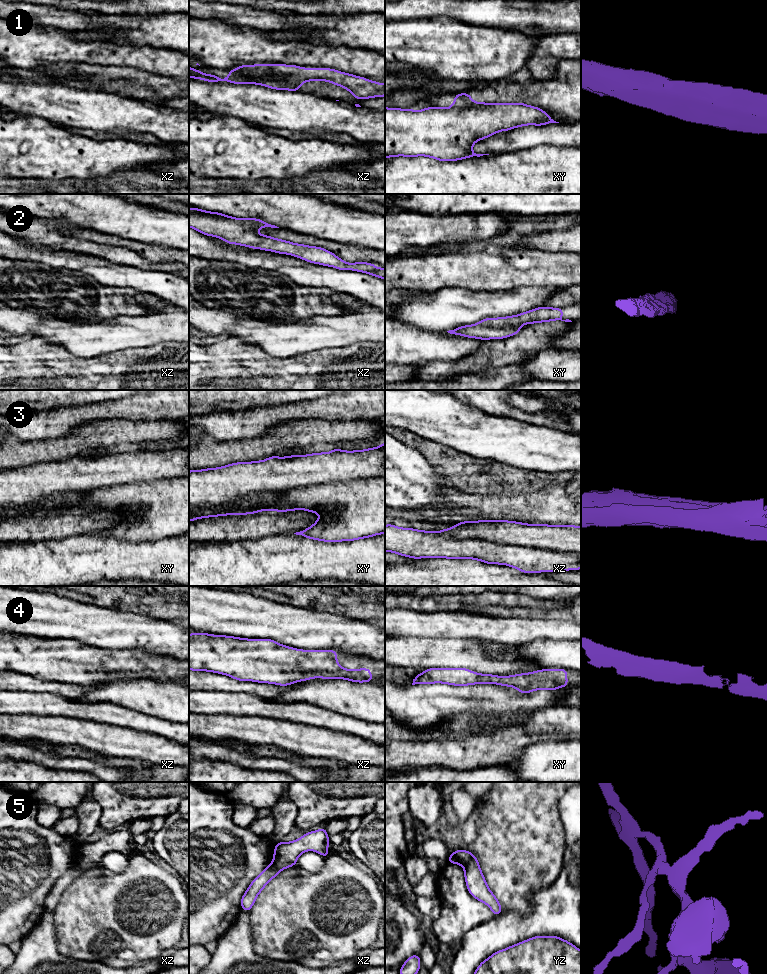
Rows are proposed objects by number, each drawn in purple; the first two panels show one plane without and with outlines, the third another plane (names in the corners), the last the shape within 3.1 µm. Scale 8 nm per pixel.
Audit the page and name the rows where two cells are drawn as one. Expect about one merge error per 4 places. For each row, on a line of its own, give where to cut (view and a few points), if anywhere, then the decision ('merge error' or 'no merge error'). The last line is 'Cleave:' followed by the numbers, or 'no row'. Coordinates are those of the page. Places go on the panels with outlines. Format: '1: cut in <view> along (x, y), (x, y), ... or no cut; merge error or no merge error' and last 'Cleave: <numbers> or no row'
1: cut in xy along (470, 100), (463, 107), (452, 107); merge error
2: no cut; no merge error
3: cut in xy along (384, 477), (312, 484), (284, 491), (249, 492), (238, 502); merge error
4: no cut; no merge error
5: cut in yz along (472, 854), (469, 862), (464, 867); merge error
Cleave: 1, 3, 5

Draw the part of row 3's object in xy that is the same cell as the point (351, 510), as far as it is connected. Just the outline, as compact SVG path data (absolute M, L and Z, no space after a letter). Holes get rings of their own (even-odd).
M385 478L356 479L346 482L312 485L295 488L285 492L263 491L260 493L249 493L240 498L239 503L245 508L253 507L255 513L263 510L285 512L299 509L318 513L320 518L311 527L294 533L314 540L331 543L339 541L354 541L385 533Z

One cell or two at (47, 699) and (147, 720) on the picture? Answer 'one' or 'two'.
one

